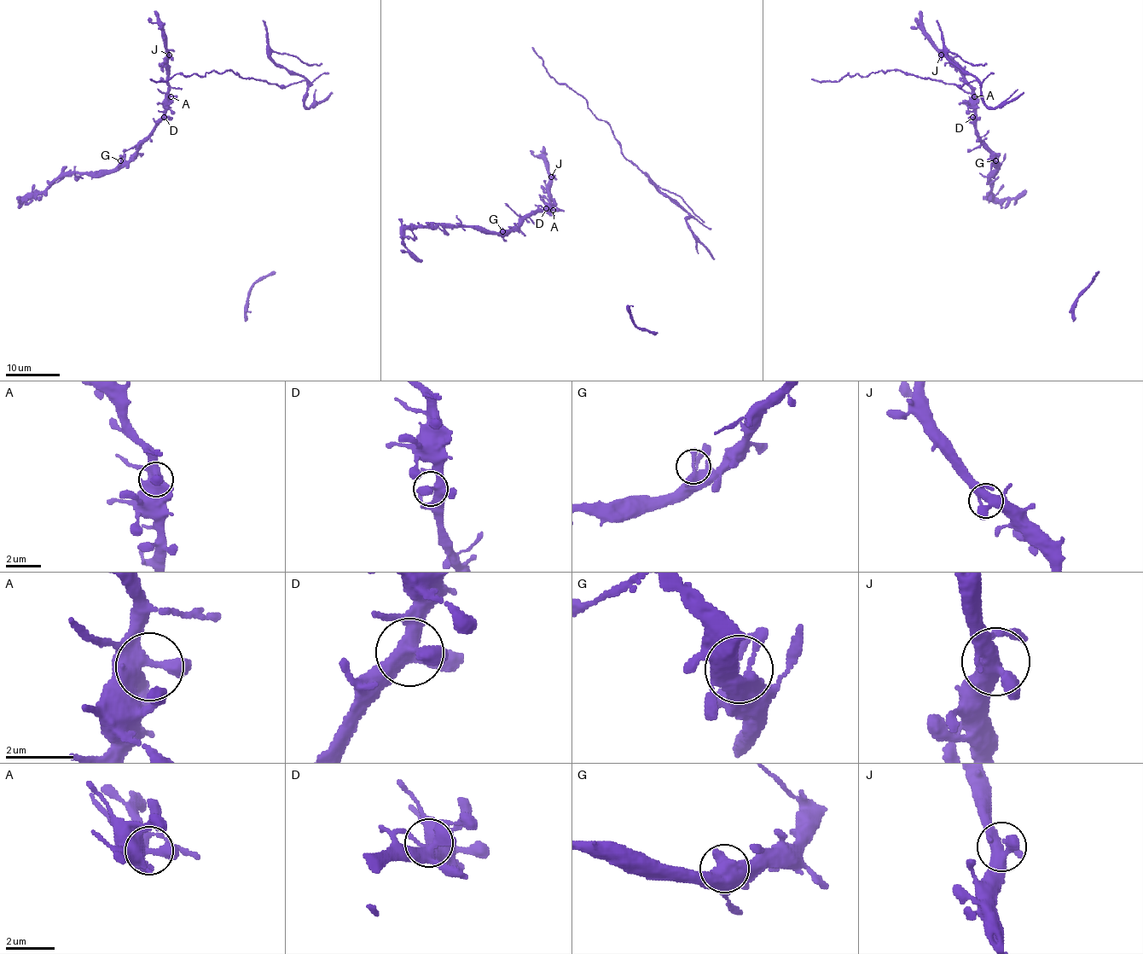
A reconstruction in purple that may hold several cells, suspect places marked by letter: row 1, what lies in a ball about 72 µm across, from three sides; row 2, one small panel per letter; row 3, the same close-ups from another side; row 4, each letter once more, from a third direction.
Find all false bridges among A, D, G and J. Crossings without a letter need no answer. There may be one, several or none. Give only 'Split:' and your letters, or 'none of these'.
Split: none of these

